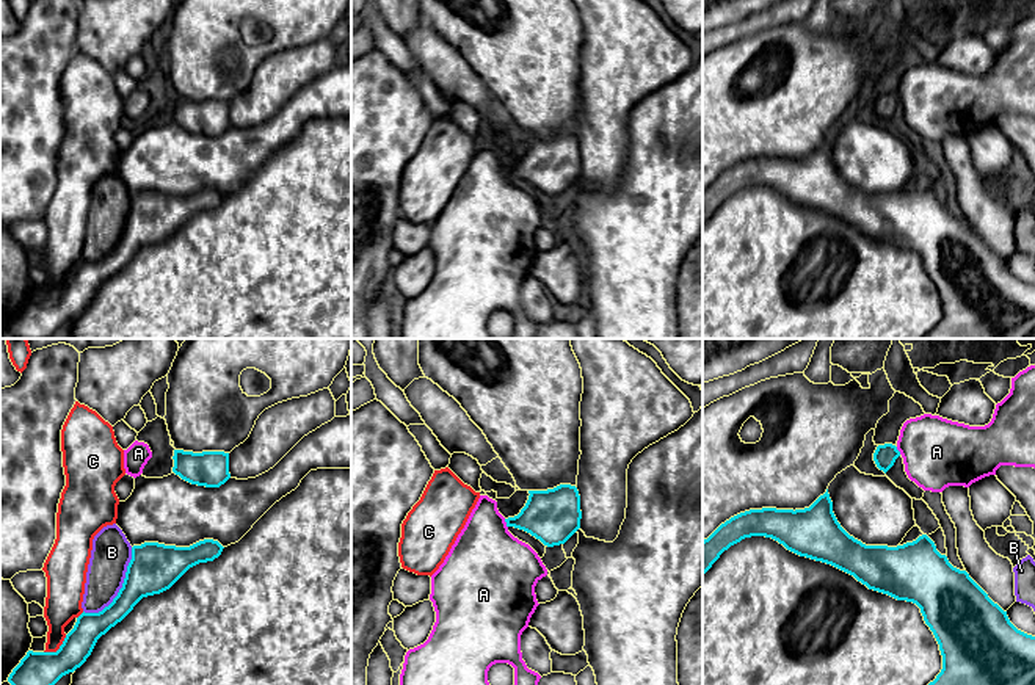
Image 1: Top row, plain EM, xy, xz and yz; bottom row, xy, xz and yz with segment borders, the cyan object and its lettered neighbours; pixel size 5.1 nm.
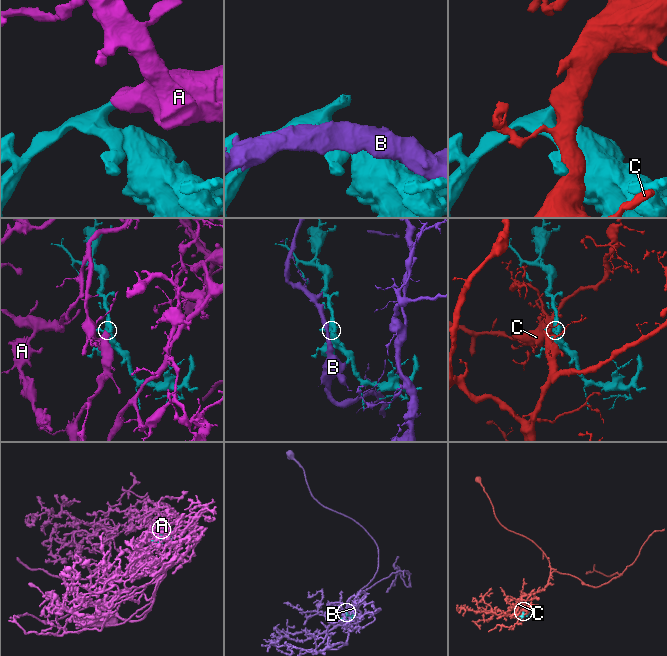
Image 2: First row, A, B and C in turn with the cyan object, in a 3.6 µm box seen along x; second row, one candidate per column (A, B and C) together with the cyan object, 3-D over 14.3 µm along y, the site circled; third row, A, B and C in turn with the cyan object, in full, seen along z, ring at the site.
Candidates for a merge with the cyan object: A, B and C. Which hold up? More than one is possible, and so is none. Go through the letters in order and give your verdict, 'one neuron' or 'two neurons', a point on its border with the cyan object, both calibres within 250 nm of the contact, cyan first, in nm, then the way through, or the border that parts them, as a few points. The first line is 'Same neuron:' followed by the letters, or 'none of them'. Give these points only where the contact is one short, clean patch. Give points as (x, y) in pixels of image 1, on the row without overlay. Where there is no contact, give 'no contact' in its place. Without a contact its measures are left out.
Same neuron: A
A: one neuron; contact xz (507, 173); calibres 280 and 420 nm; way xz (552, 165), (507, 173), (486, 193), (486, 217)
B: two neurons; contact xy (121, 237); calibres 260 and 200 nm
C: two neurons; contact xy (58, 298); calibres 200 and 190 nm

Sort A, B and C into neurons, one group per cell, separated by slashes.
A / B / C

